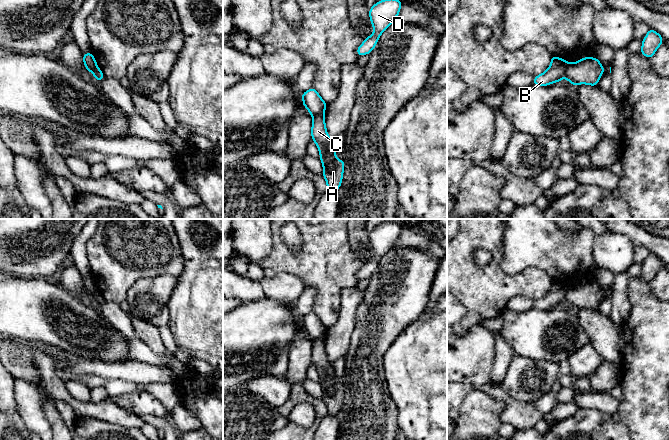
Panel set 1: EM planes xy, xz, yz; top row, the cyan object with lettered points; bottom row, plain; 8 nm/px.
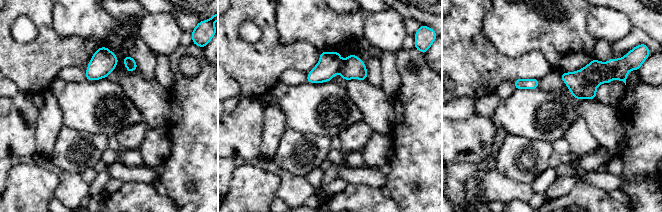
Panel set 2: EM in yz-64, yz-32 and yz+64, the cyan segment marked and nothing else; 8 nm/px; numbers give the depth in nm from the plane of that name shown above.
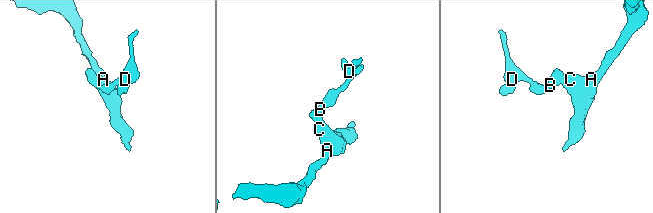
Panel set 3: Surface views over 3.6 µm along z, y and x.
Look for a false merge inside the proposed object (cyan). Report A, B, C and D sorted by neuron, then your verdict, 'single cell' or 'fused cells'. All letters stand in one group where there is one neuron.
A C / B D; fused cells

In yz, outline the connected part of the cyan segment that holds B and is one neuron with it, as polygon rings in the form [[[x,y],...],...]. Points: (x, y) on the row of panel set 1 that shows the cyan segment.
[[[552,56],[549,68],[544,73],[534,77],[533,84],[547,86],[561,81],[565,77],[568,64],[567,60]]]

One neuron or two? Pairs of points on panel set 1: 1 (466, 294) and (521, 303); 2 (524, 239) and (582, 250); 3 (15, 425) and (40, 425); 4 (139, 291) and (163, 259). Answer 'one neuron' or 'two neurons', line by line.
1: two neurons
2: one neuron
3: two neurons
4: two neurons

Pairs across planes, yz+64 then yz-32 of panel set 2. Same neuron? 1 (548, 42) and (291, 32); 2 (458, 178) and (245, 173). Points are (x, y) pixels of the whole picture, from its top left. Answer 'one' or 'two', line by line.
1: one
2: two

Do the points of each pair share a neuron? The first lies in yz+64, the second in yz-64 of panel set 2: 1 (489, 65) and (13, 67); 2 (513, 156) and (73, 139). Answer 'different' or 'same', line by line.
1: same
2: same

